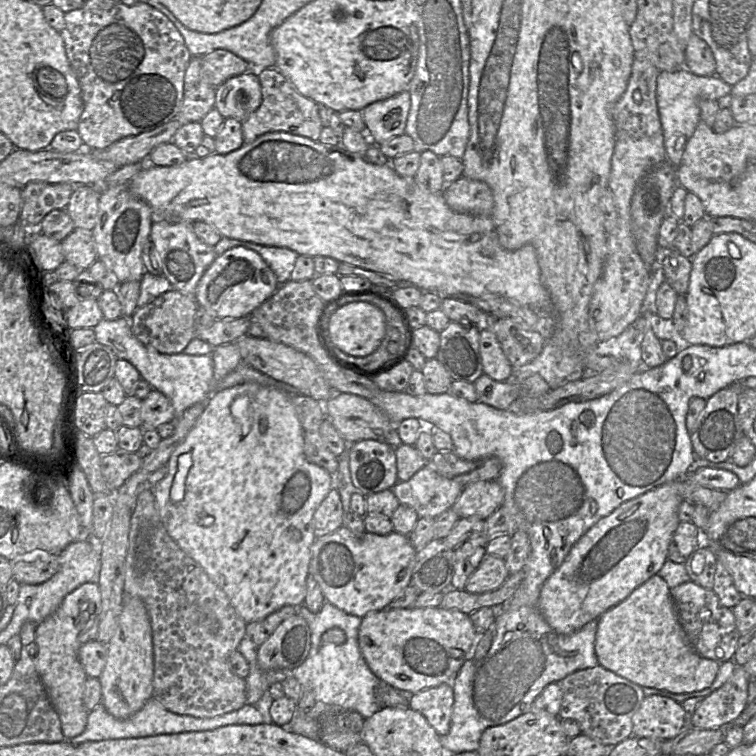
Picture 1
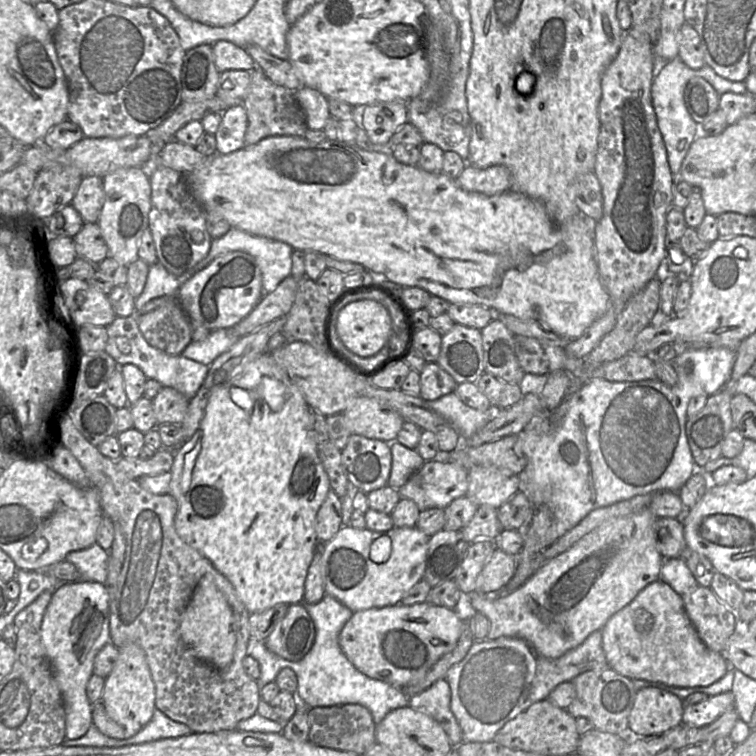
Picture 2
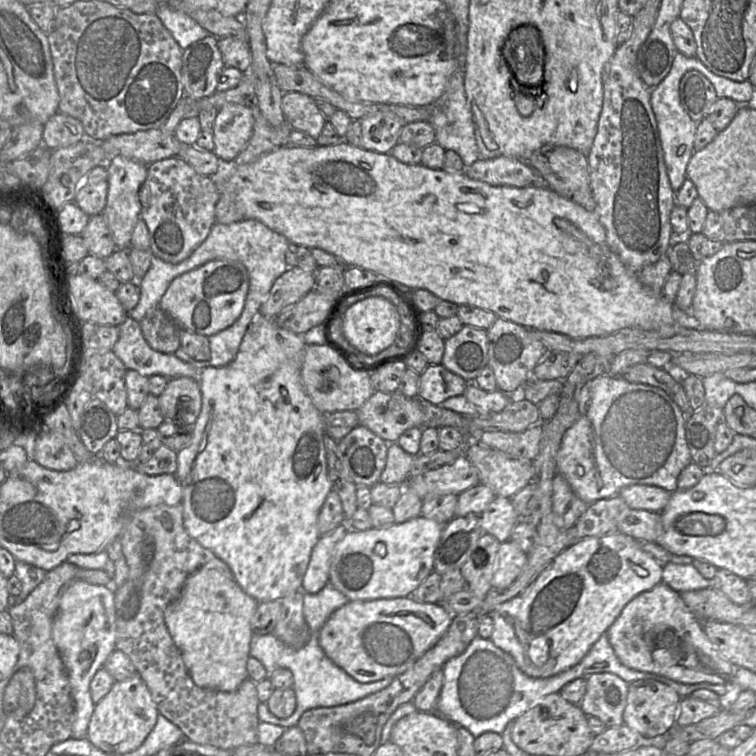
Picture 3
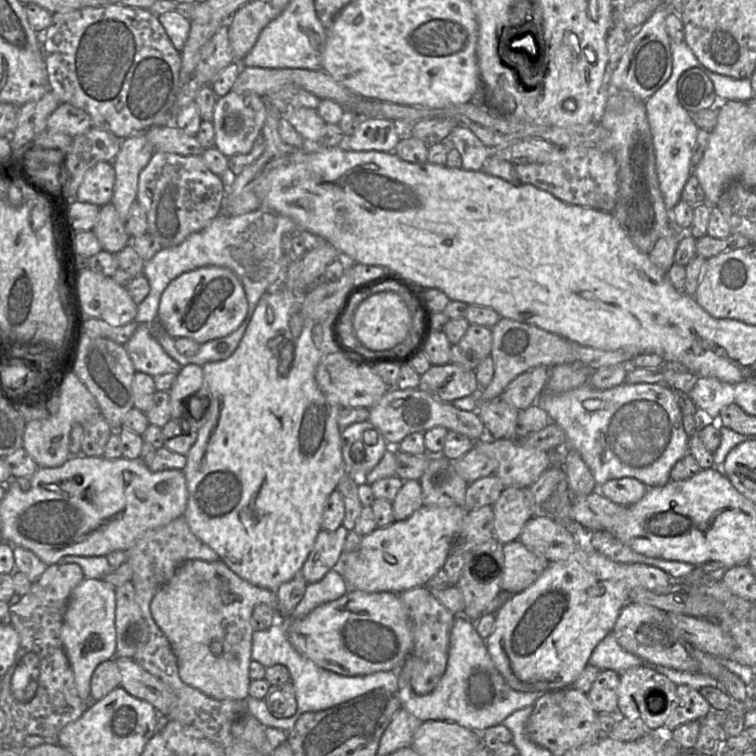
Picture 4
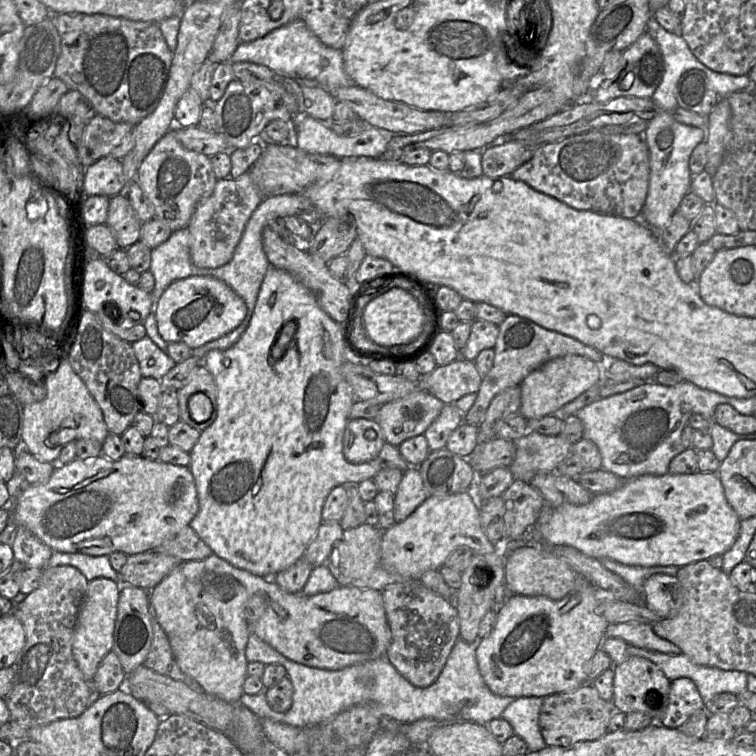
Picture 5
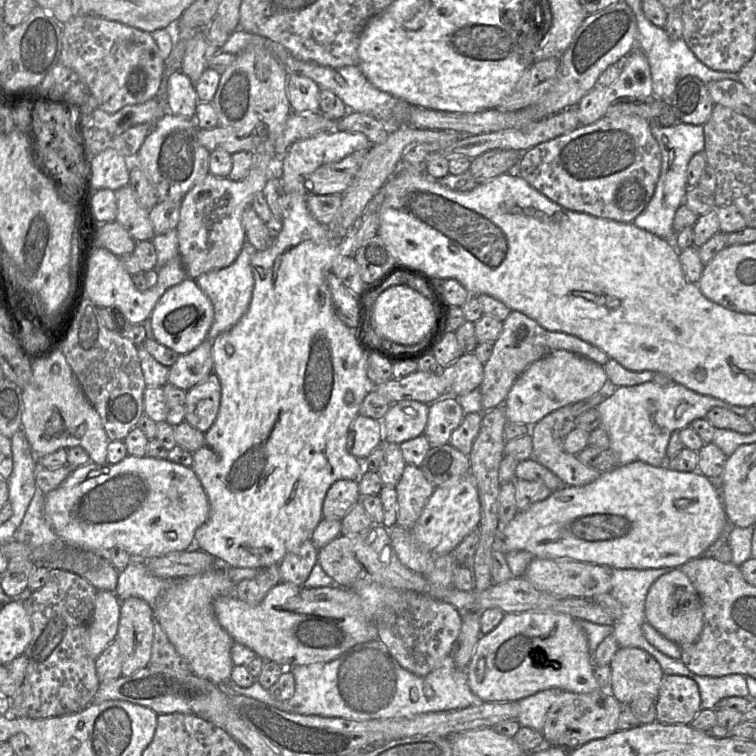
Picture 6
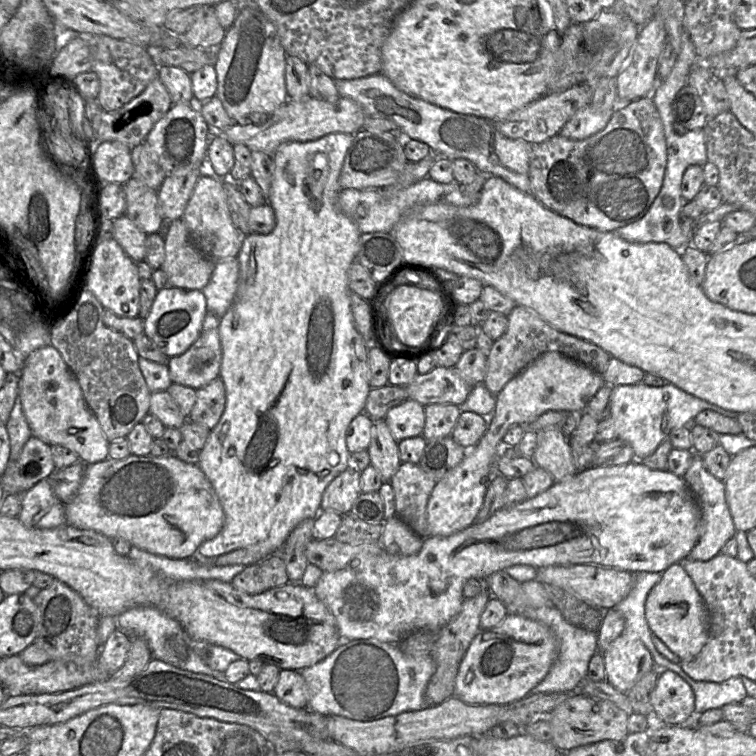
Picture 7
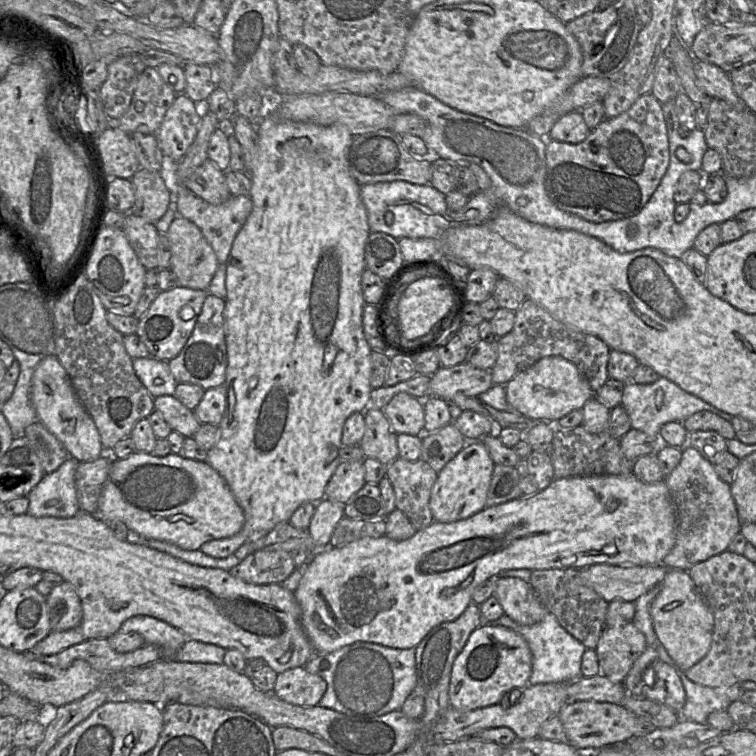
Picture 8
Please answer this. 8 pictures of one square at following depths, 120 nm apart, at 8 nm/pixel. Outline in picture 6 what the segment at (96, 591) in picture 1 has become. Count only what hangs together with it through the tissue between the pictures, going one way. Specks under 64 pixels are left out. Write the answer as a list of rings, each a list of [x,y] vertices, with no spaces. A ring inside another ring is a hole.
[[[98,590],[87,637],[87,650],[94,659],[97,659],[115,640],[120,615],[121,601],[116,594],[107,590]]]

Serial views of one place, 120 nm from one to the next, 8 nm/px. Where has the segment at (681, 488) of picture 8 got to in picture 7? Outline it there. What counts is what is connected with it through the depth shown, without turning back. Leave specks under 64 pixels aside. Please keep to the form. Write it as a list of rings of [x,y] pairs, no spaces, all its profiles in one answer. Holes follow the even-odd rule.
[[[694,455],[691,465],[684,474],[683,479],[701,509],[700,537],[686,559],[708,561],[718,555],[725,543],[734,537],[737,532],[726,502],[725,484],[706,469],[704,461],[699,455]]]

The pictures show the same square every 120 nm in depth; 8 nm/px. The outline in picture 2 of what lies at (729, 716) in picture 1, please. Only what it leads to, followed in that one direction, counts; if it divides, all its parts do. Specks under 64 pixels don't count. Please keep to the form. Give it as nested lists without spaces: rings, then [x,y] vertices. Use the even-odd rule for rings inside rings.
[[[730,691],[709,697],[700,703],[685,706],[682,724],[689,727],[703,728],[731,709],[734,709],[734,697]]]

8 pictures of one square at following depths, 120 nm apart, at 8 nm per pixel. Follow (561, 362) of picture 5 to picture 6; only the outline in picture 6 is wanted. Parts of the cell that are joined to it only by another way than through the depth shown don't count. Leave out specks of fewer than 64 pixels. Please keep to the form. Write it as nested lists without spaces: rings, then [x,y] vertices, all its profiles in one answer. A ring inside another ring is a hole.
[[[564,349],[531,363],[515,380],[502,404],[507,422],[533,426],[549,413],[580,402],[605,389],[608,377],[602,365]]]

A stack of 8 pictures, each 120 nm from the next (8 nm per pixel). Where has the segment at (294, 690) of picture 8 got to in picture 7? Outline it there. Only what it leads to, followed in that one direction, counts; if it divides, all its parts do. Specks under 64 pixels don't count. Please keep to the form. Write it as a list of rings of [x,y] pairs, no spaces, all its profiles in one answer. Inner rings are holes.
[[[285,669],[280,671],[278,682],[272,692],[286,705],[307,709],[310,699],[308,686],[299,671]]]

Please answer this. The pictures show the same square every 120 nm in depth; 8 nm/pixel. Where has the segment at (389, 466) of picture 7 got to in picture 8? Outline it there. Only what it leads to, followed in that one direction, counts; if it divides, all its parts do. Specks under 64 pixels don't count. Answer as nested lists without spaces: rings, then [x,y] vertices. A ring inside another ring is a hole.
[[[369,406],[364,412],[365,433],[359,443],[365,457],[374,458],[385,466],[399,457],[397,446],[397,433],[392,429],[383,409]]]

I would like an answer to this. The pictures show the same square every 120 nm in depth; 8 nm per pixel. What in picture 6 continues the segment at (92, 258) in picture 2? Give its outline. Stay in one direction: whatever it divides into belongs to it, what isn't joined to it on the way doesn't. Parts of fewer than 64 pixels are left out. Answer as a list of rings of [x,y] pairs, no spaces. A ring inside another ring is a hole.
[[[127,185],[115,192],[118,205],[116,221],[136,242],[152,240],[155,232],[149,219],[149,210],[139,205],[134,190]]]

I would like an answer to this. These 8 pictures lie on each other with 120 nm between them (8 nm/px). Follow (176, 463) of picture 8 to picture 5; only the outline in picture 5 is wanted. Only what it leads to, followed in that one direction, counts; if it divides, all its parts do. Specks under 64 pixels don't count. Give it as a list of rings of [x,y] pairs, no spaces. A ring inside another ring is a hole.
[[[125,454],[123,457],[121,457],[118,460],[110,460],[103,455],[100,455],[94,459],[82,460],[82,459],[76,458],[75,460],[73,460],[72,462],[70,462],[66,465],[58,465],[57,463],[51,463],[51,464],[55,465],[55,470],[54,470],[52,476],[50,477],[50,479],[45,484],[26,486],[17,498],[12,499],[12,501],[8,504],[8,506],[3,507],[3,508],[8,508],[9,511],[13,511],[13,519],[15,520],[18,527],[27,528],[39,540],[41,540],[44,544],[49,546],[53,551],[65,552],[65,553],[83,553],[83,554],[87,554],[87,555],[91,555],[91,556],[102,556],[102,555],[109,556],[111,553],[117,552],[117,551],[123,552],[129,556],[129,555],[133,555],[133,554],[138,554],[138,553],[150,551],[150,550],[153,550],[156,547],[158,547],[165,539],[173,537],[182,528],[189,525],[199,510],[198,494],[197,494],[197,489],[196,489],[196,485],[195,485],[195,480],[194,480],[194,477],[193,477],[191,470],[188,466],[186,467],[186,466],[181,466],[181,465],[173,465],[170,463],[161,462],[159,460],[150,460],[150,459],[145,458],[143,456],[135,456],[135,455],[127,455],[127,454]]]

